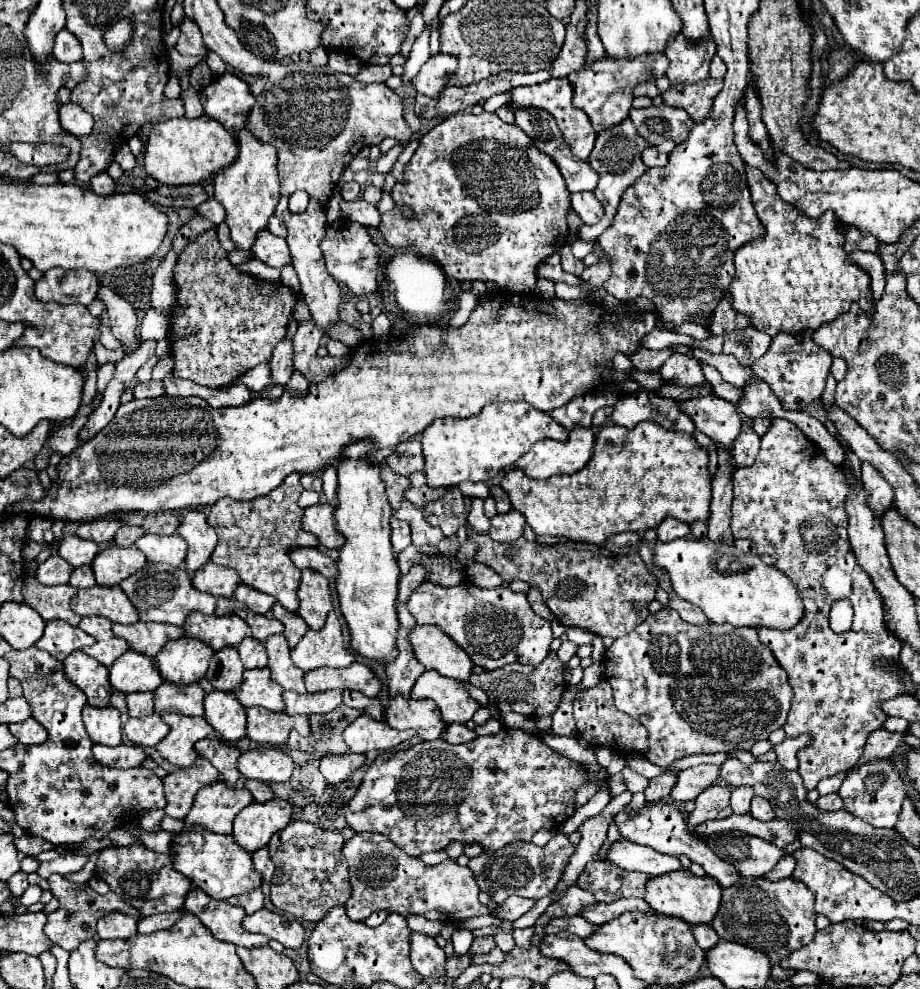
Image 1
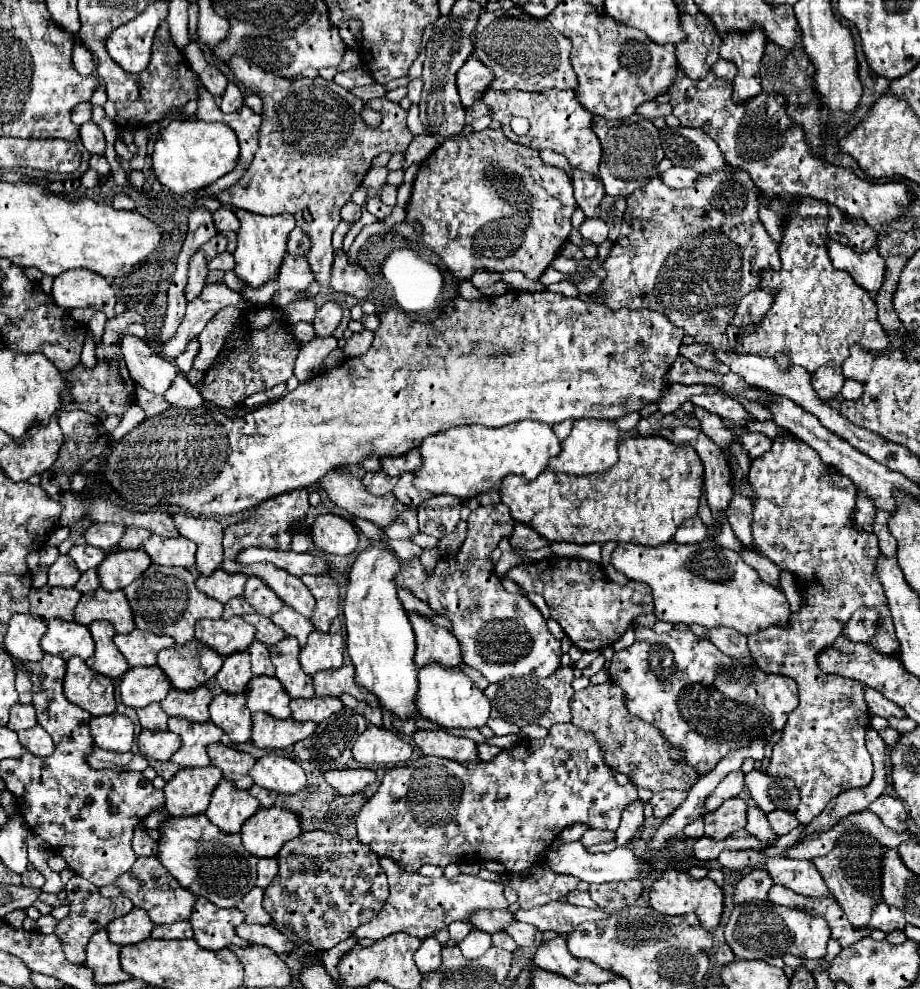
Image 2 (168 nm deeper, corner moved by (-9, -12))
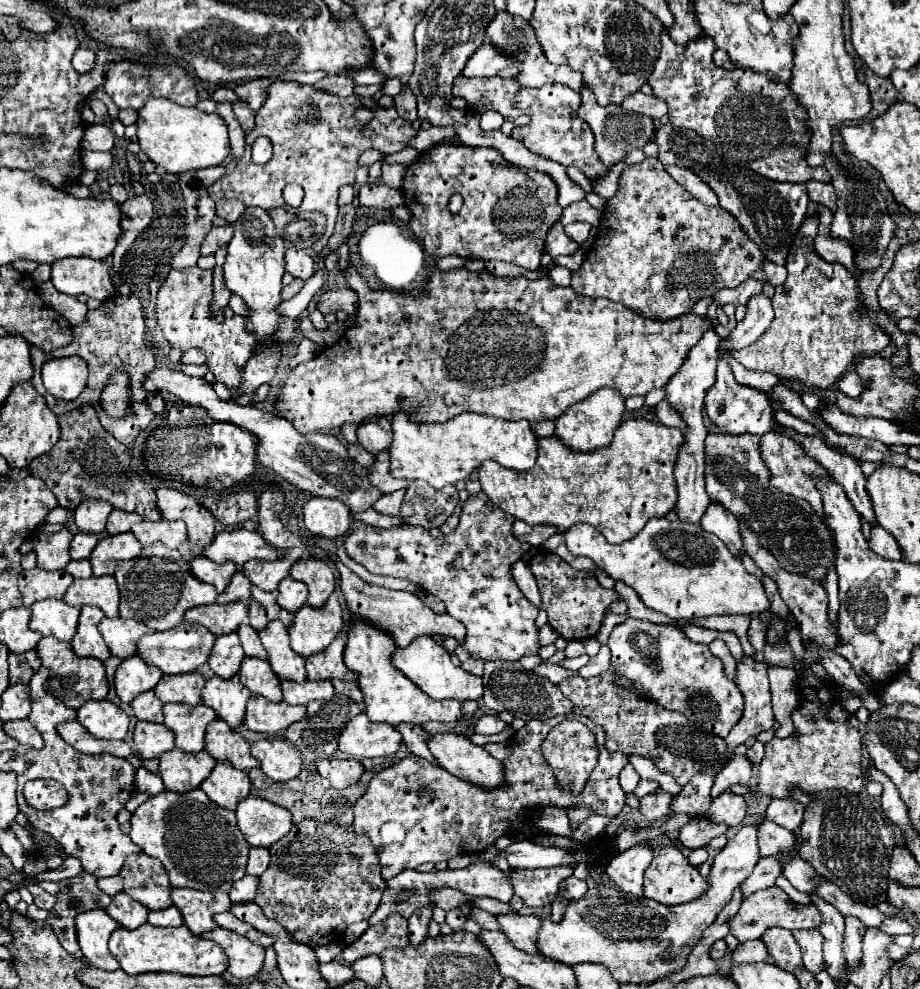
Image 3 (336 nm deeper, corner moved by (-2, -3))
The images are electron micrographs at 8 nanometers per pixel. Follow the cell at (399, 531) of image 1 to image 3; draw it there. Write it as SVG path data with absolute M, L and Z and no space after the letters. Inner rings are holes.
M396 490L396 492L390 492L390 494L382 494L380 500L376 502L376 506L372 506L372 508L376 512L380 512L380 514L394 514L394 516L398 516L404 494L406 494L406 490Z

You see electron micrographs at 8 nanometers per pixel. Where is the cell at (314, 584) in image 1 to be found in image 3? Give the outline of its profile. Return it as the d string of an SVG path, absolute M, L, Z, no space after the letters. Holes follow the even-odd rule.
M300 558L290 568L290 576L308 586L306 604L312 608L320 608L334 592L334 572L320 558Z

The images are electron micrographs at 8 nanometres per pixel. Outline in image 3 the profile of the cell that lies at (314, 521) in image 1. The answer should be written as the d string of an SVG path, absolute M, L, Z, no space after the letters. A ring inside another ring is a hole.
M310 498L304 504L304 524L320 538L346 536L350 530L350 510L340 500L332 498Z

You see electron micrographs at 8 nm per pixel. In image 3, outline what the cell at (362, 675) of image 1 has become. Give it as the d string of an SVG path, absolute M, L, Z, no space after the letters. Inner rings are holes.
M336 638L332 646L326 646L326 650L316 652L306 658L306 672L308 680L350 680L354 674L346 668L342 660L342 652L346 646L346 638Z

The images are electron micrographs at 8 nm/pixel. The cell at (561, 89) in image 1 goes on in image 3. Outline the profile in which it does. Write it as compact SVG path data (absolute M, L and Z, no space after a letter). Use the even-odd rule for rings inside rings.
M458 76L454 80L454 86L452 86L452 96L464 98L468 108L476 114L482 114L486 110L496 110L506 120L528 114L532 118L532 122L528 126L514 128L512 136L516 140L524 142L524 146L528 146L528 150L532 150L544 158L552 158L554 162L558 162L562 166L576 166L590 180L598 180L610 170L596 156L594 134L592 134L590 126L584 120L580 120L580 116L578 116L580 94L570 90L568 86L548 84L548 86L542 86L538 90L532 90L532 88L520 86L516 78L466 78L466 76Z

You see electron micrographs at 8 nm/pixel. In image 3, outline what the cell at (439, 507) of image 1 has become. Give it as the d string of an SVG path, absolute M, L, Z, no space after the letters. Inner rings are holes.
M410 482L400 508L400 518L406 524L420 526L424 530L440 528L454 512L456 504L458 490L454 484L436 490L426 482Z

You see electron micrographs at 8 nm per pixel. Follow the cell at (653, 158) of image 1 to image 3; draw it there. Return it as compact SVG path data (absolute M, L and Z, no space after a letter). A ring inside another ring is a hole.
M666 166L666 172L684 188L688 190L696 200L700 200L706 206L718 206L718 198L712 192L712 188L708 184L704 184L696 174L692 174L690 170L684 170L680 166Z

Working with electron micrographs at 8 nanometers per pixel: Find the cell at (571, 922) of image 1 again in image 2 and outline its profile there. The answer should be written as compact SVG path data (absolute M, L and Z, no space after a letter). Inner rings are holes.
M513 923L511 927L507 927L507 933L515 939L519 947L533 947L537 941L537 927L527 923Z

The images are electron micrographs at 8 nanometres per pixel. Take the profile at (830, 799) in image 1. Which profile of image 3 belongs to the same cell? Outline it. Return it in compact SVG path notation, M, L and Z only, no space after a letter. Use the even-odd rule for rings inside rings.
M694 816L690 822L686 822L680 828L678 840L684 844L684 848L696 850L696 848L708 846L708 842L712 838L726 834L726 830L728 830L728 826L724 826L724 824L714 824L704 816Z

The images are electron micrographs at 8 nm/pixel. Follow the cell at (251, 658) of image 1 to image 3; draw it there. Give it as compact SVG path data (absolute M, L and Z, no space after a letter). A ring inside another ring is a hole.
M242 624L240 630L236 630L236 634L240 636L240 642L244 646L246 656L256 656L256 658L264 658L266 660L266 650L258 638L258 632L250 626L250 624Z

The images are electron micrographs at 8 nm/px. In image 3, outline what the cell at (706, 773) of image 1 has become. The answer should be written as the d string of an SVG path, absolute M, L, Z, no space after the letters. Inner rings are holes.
M732 756L732 762L724 766L724 770L716 776L712 786L712 798L720 796L724 790L728 790L734 784L748 784L752 778L752 762L746 756Z

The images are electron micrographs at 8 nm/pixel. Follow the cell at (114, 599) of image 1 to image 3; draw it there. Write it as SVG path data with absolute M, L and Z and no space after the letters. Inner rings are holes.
M90 576L86 580L74 580L64 594L64 602L72 606L92 604L98 606L108 618L118 616L118 586L114 576Z

